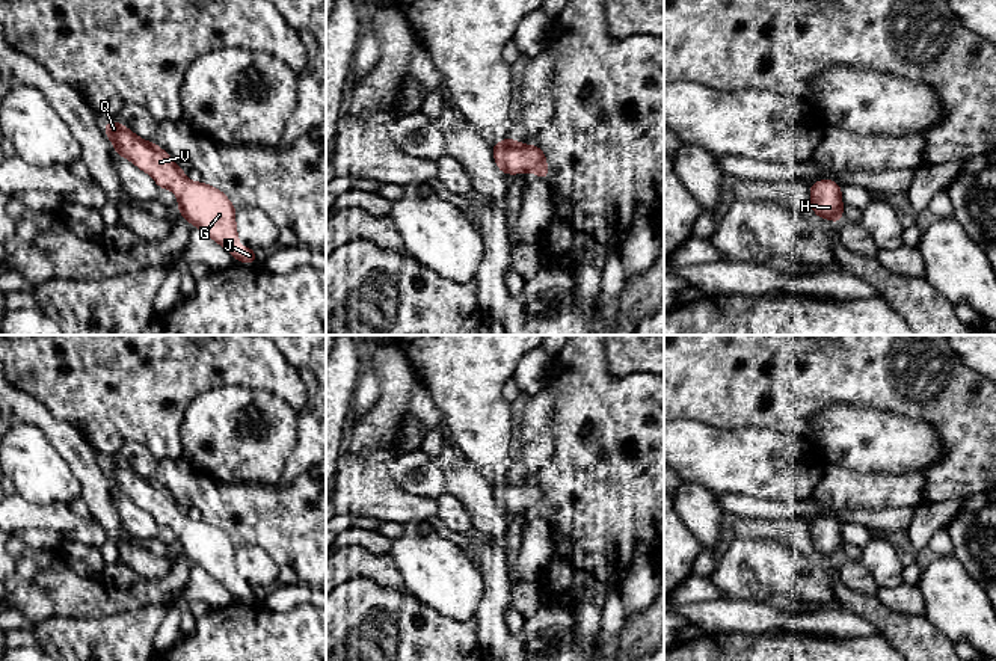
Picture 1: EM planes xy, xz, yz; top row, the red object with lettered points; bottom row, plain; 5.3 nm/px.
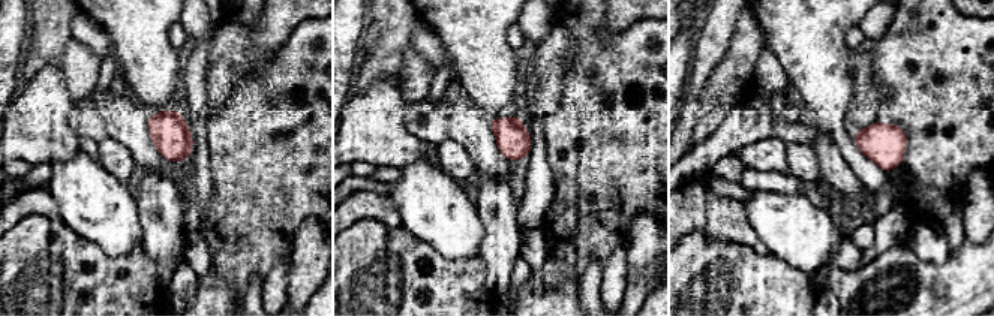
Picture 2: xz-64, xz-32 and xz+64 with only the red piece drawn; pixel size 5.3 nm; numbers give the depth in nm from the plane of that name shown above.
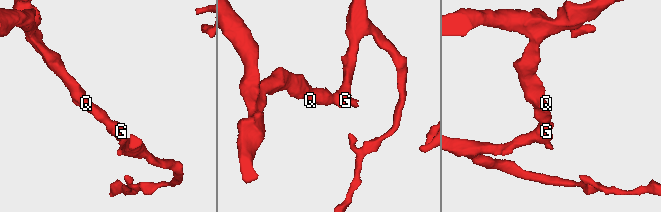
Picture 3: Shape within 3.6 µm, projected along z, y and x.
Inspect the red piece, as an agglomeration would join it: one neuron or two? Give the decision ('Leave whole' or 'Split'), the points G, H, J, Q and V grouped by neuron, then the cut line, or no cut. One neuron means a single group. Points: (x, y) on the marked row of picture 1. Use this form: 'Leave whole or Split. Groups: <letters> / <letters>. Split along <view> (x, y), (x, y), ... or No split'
Leave whole. Groups: G H J Q V. No split

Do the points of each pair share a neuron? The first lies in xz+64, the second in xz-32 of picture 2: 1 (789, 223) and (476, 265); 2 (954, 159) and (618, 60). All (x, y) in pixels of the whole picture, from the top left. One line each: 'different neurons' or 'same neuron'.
1: different neurons
2: same neuron

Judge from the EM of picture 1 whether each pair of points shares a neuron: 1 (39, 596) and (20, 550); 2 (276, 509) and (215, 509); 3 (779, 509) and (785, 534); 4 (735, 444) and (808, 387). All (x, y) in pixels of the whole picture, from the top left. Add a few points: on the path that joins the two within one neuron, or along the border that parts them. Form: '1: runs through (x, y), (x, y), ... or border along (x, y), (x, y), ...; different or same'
1: runs through (39, 584), (39, 572), (30, 562); same
2: runs through (261, 509), (230, 509); same
3: border along (796, 513), (786, 518), (744, 516); different
4: border along (720, 427), (771, 427), (791, 436); different

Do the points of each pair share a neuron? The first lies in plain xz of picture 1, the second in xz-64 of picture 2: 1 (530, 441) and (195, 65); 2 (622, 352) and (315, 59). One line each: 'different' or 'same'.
1: different
2: different

